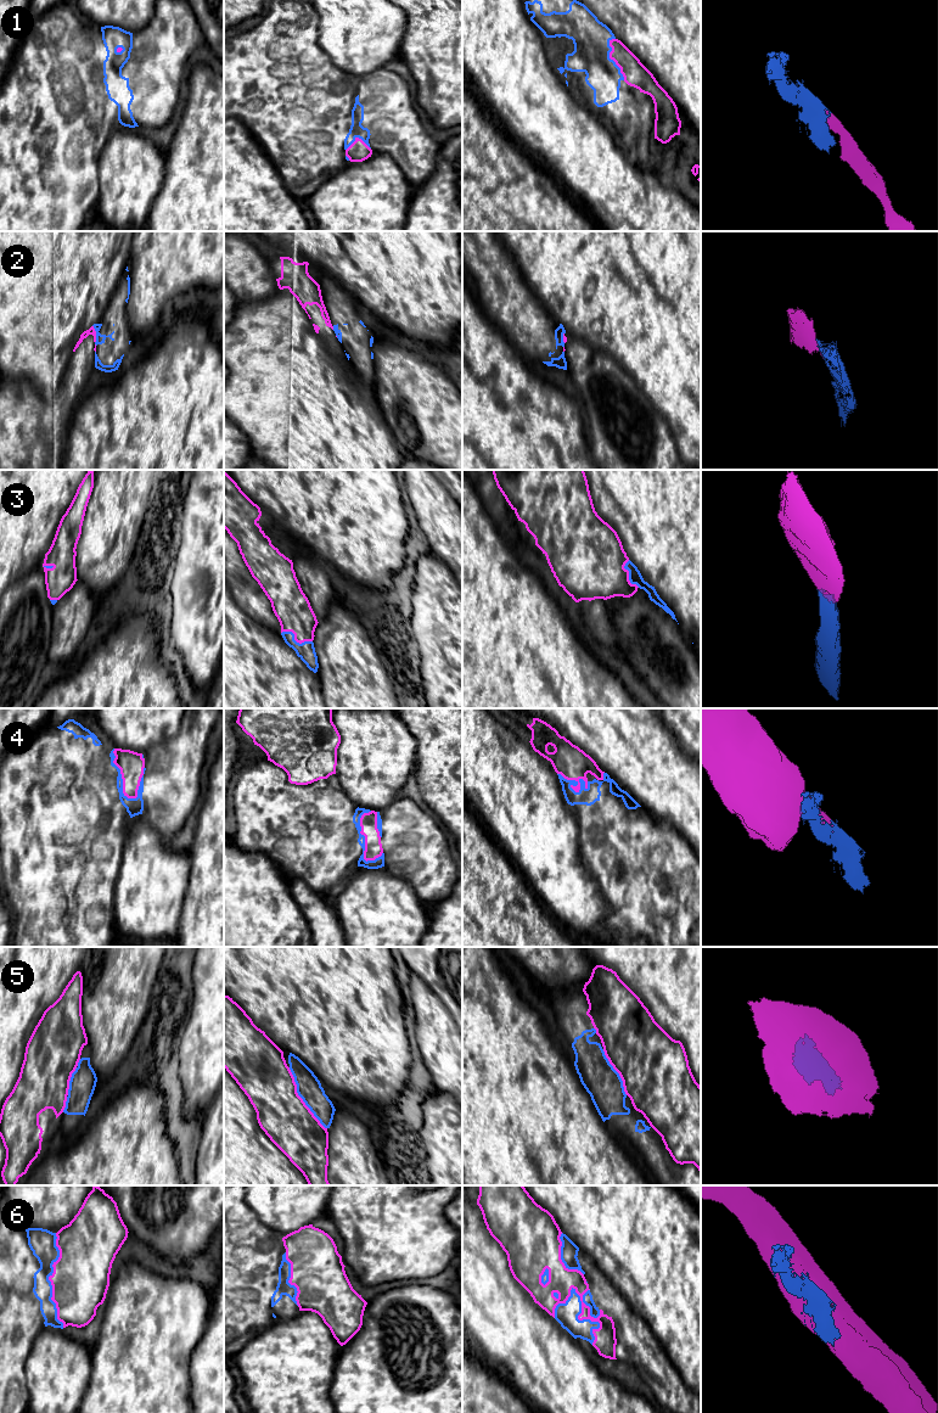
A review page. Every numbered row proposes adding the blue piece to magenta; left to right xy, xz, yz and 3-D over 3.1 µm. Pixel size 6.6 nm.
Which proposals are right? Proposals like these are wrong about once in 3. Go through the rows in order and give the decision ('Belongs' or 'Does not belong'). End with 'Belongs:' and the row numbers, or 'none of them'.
1: Belongs
2: Does not belong
3: Belongs
4: Belongs
5: Does not belong
6: Does not belong
Belongs: 1, 3, 4

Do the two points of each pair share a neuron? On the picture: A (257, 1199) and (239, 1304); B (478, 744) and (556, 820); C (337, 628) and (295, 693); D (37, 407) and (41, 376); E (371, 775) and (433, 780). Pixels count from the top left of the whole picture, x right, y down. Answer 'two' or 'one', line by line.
A: two
B: one
C: two
D: two
E: two

